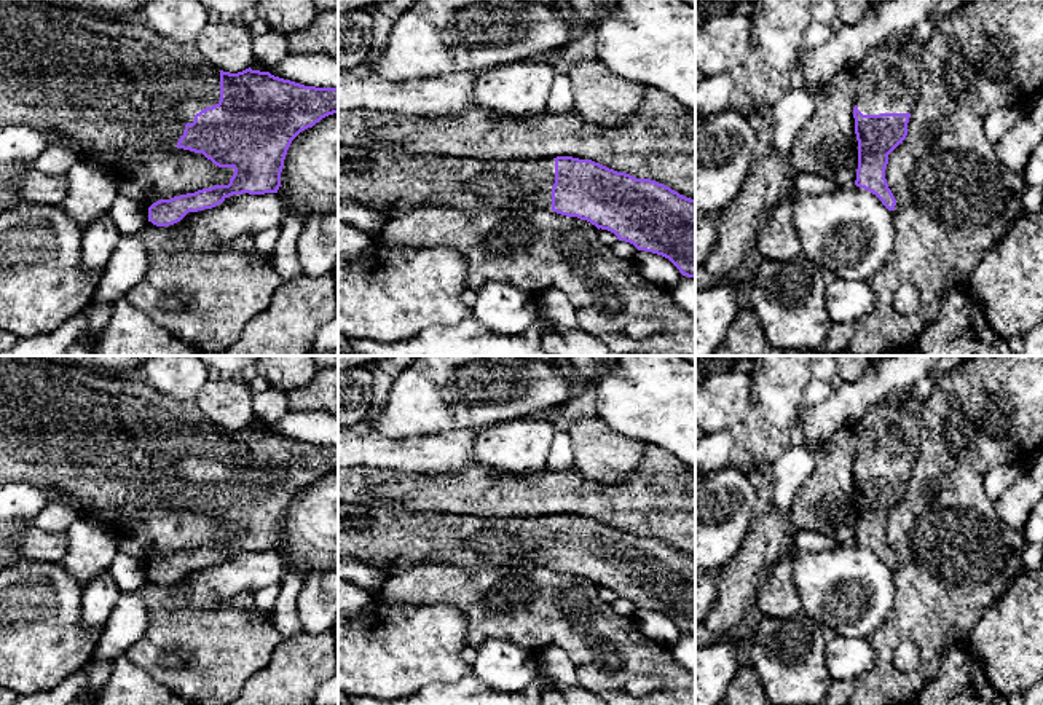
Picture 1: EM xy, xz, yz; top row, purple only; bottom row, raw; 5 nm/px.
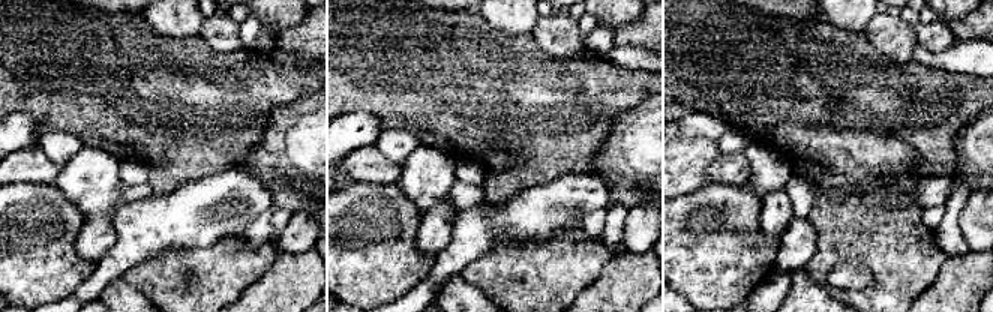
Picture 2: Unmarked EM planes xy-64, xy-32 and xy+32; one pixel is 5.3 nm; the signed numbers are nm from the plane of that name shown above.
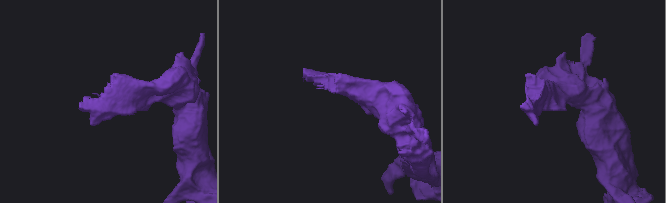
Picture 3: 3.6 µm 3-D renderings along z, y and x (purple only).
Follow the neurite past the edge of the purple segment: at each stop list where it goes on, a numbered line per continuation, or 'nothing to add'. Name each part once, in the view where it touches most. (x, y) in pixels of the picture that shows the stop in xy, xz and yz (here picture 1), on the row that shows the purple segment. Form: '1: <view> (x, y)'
1: xy (107, 90)

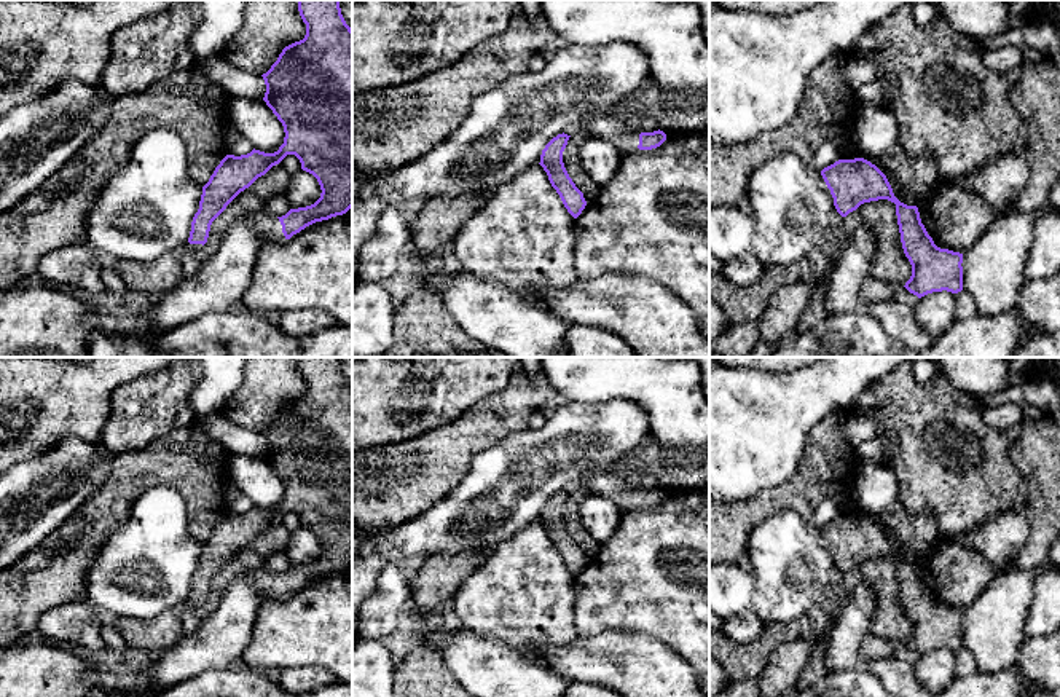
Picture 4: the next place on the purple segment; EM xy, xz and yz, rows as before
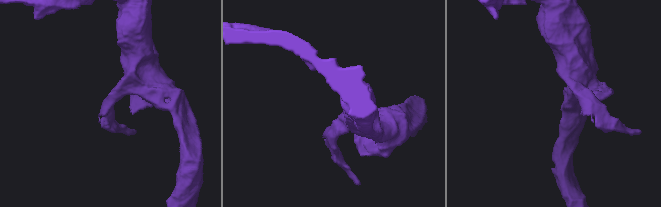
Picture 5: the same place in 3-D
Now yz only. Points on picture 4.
nothing to add

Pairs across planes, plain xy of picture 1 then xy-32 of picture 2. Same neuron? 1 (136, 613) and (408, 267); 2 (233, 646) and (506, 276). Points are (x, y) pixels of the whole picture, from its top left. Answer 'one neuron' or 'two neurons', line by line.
1: two neurons
2: one neuron

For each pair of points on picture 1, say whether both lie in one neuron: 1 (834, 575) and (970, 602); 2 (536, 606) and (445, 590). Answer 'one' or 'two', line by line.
1: two
2: one

